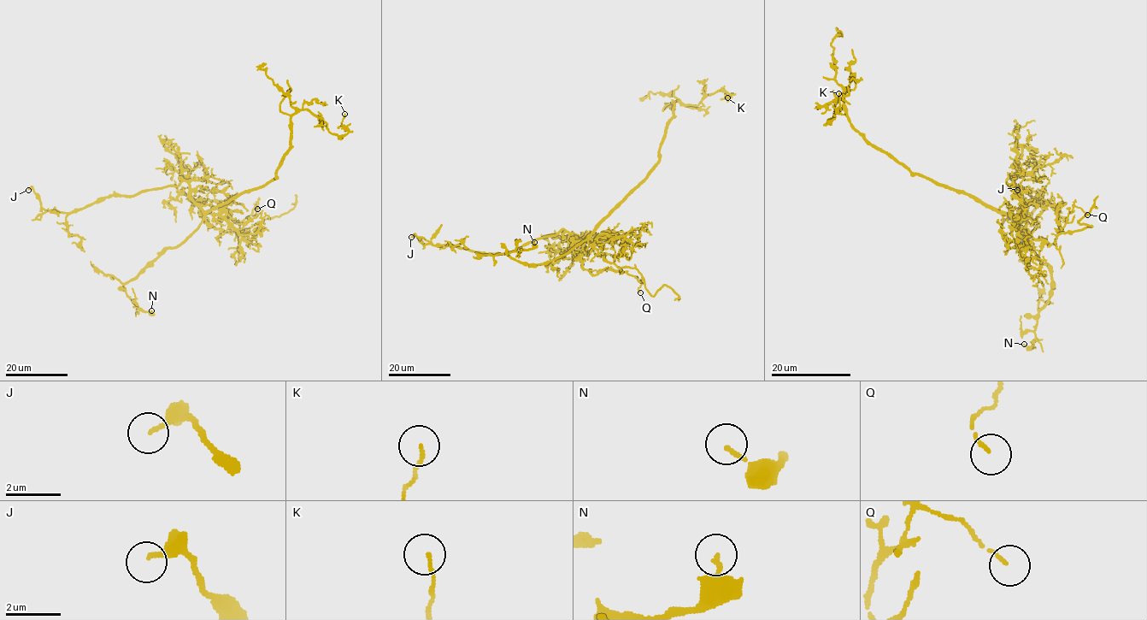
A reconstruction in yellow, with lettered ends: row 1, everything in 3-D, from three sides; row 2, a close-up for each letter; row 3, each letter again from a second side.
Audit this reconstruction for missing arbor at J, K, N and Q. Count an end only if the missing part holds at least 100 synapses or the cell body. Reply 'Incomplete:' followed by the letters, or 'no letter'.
Incomplete: no letter

